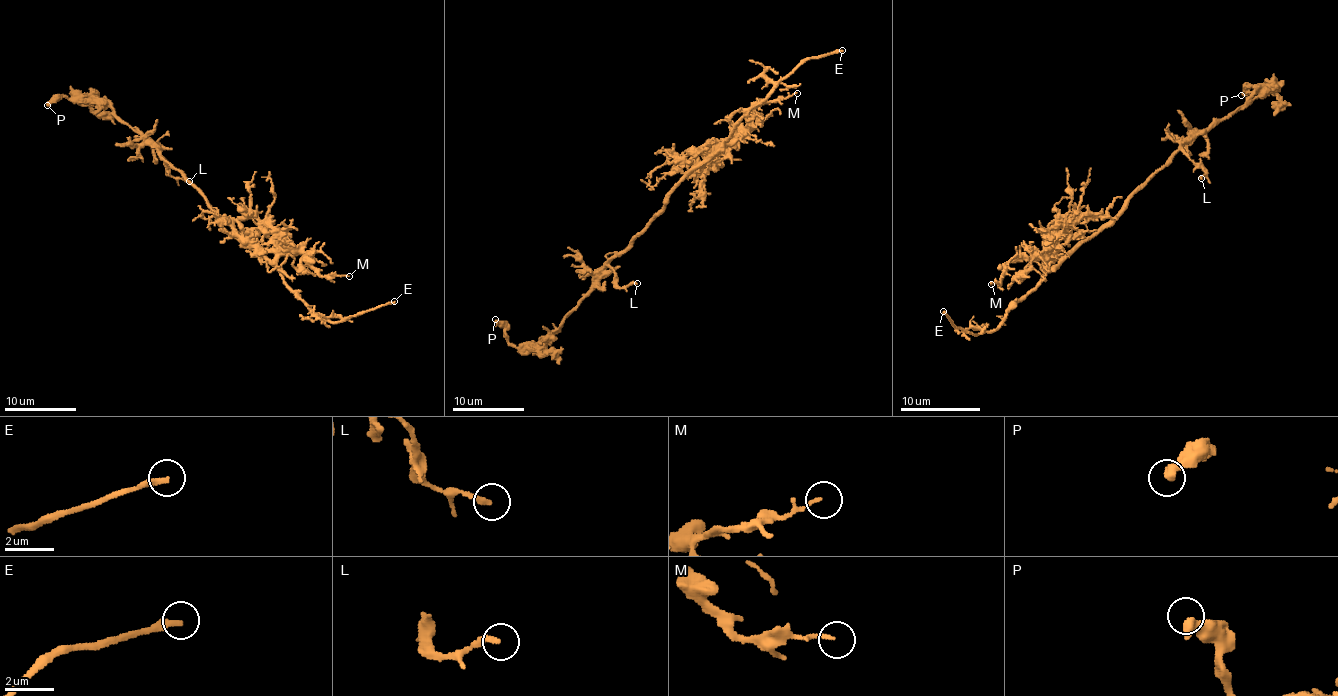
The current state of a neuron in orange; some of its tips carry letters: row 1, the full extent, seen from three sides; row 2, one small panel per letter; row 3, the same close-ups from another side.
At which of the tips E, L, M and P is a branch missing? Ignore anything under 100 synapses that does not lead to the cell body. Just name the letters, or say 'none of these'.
E

